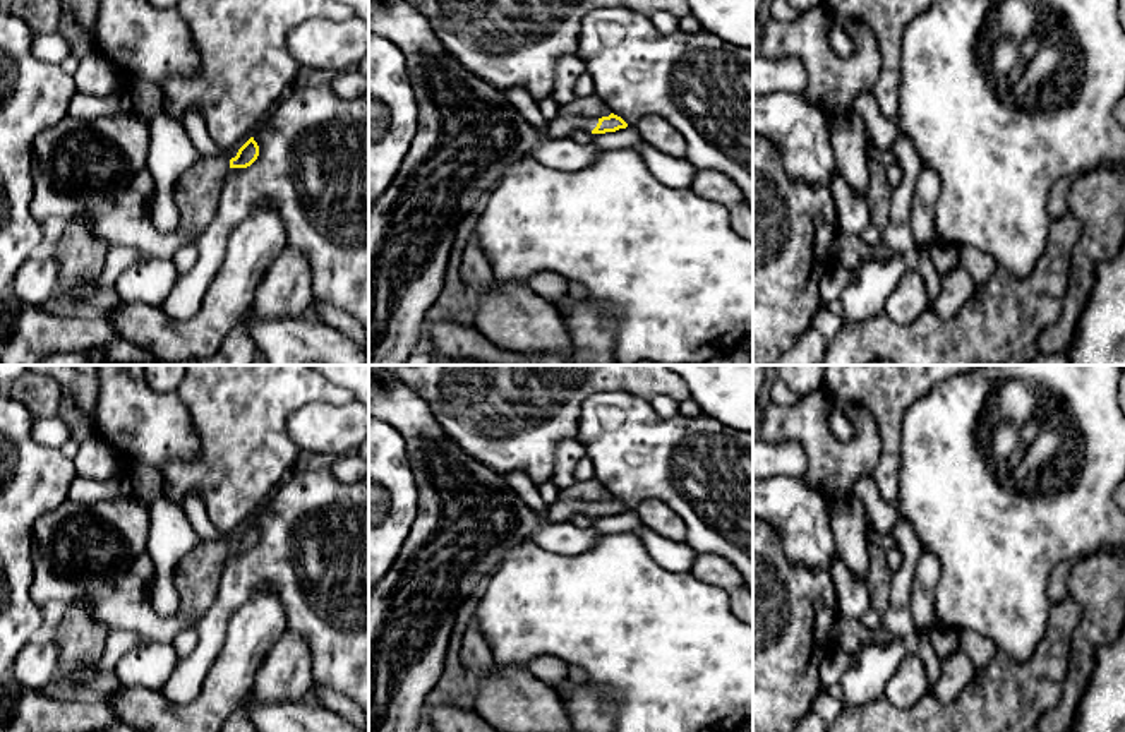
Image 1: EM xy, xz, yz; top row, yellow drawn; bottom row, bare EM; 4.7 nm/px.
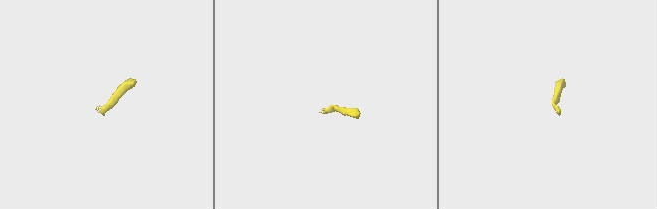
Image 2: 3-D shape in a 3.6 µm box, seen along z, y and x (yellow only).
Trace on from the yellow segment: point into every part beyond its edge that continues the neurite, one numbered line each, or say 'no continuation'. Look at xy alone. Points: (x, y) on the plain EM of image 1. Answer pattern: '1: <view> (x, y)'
no continuation

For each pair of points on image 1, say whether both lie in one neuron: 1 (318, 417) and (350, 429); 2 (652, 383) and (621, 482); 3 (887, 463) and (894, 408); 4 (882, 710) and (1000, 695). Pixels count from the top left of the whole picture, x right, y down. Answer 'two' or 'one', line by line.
1: one
2: two
3: one
4: one

